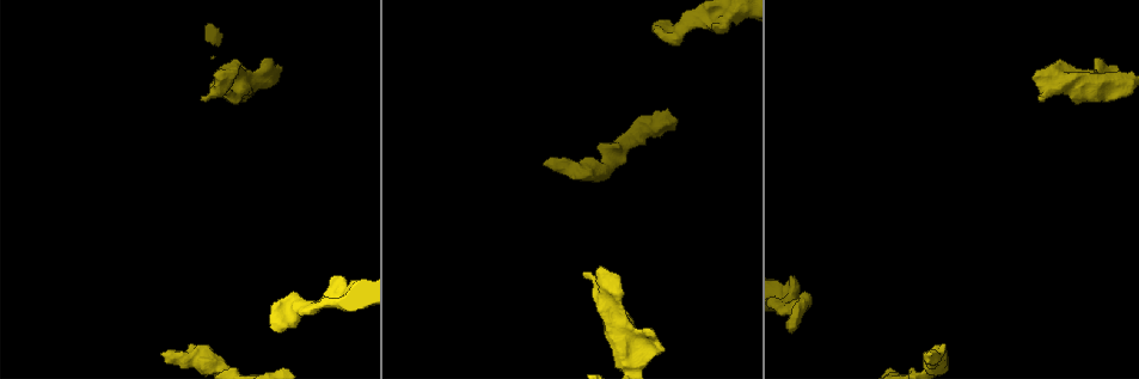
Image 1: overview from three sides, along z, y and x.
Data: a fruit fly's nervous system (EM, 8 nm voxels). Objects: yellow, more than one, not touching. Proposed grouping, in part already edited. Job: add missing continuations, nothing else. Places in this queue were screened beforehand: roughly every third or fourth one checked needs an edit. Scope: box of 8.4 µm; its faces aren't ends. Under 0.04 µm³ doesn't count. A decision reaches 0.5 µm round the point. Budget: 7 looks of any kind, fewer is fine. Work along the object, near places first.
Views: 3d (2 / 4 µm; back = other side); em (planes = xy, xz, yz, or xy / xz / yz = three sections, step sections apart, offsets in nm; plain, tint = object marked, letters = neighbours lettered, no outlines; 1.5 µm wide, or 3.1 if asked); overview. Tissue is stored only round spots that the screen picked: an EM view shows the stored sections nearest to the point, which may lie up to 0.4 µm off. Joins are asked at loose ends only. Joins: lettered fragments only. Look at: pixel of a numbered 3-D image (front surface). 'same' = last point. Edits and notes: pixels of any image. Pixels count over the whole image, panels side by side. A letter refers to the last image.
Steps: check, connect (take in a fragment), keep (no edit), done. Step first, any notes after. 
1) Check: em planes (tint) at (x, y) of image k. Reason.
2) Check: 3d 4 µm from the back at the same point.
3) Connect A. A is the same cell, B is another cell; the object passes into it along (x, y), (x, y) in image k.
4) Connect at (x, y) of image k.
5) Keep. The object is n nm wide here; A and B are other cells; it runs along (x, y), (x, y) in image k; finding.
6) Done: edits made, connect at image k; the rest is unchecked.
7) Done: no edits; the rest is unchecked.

Check: em planes (letters) at (545, 161) of image 1. Branch stops here.

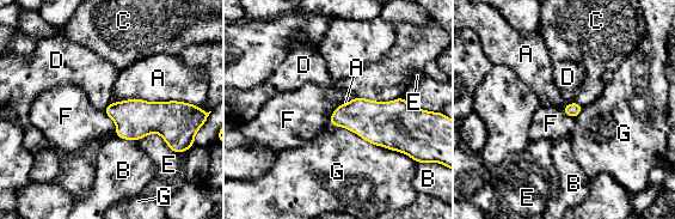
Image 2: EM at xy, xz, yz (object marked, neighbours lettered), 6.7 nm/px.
Keep. A, B, C, D, E, F and G are other cells; a border runs along (400, 96), (392, 101), (353, 98) in image 2; no lettered fragment goes on from it.

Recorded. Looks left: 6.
Check: 3d 4 µm at (662, 32) of image 1. Branch stops here.

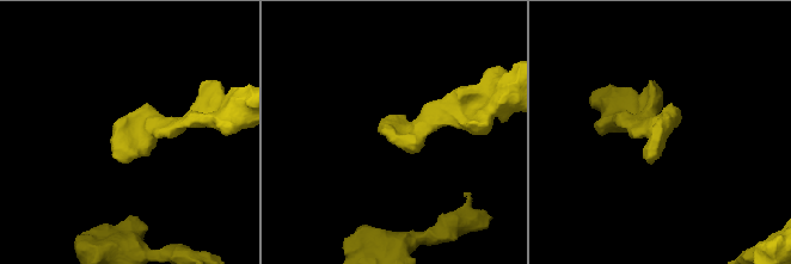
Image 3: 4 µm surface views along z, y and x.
Check: em planes (letters) at (394, 136) of image 3.

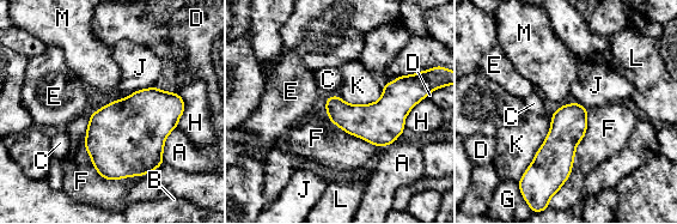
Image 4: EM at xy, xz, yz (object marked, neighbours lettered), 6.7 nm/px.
Keep. The longest contact is with F, 600 nm; A, B, C, D, E, F, G, H, J, K, L and M are other cells; no lettered fragment goes on from it.

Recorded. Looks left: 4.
Check: em planes (letters) at (1042, 97) of image 1.

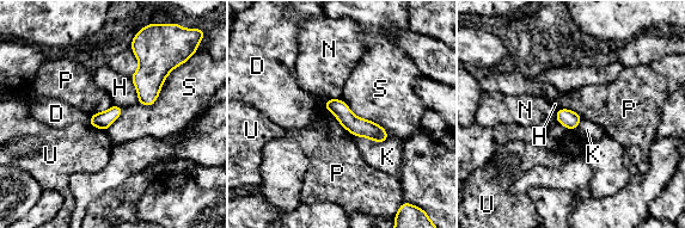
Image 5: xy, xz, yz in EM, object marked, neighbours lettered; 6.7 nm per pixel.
Keep. D, H, K, N, P, S and U are other cells; no lettered fragment goes on from it.

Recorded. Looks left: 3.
Done: no edits; the rest is unchecked.

